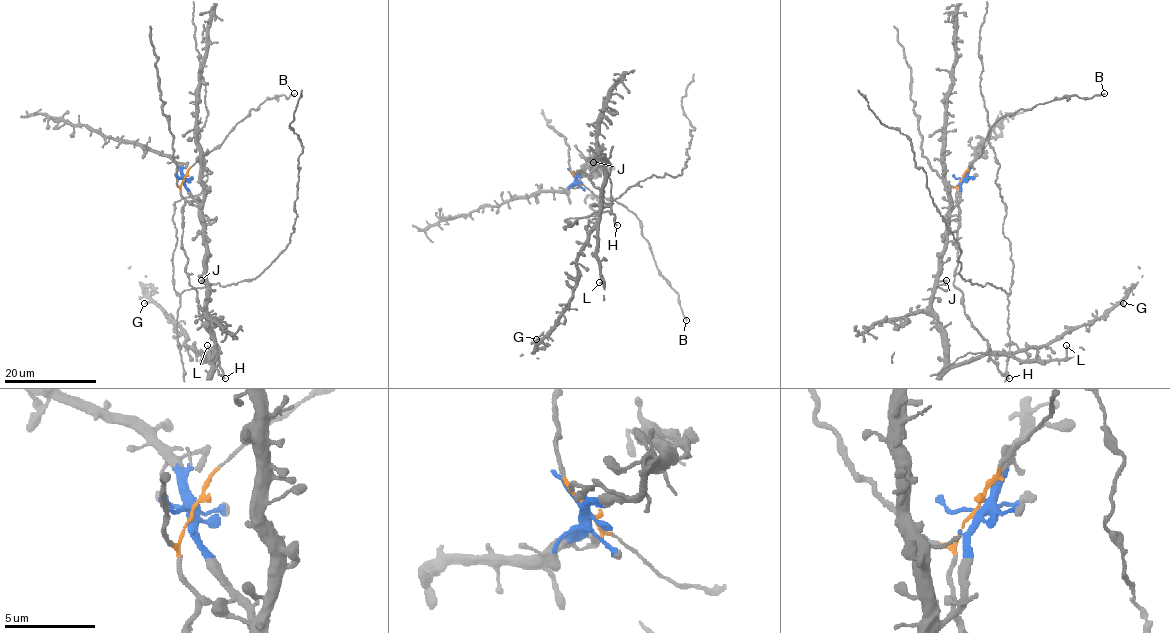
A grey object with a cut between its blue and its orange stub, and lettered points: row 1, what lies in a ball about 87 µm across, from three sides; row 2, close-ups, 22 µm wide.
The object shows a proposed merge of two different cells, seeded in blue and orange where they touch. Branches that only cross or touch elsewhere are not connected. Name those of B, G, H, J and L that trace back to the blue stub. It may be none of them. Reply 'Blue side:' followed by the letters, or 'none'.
Blue side: G, J, L

